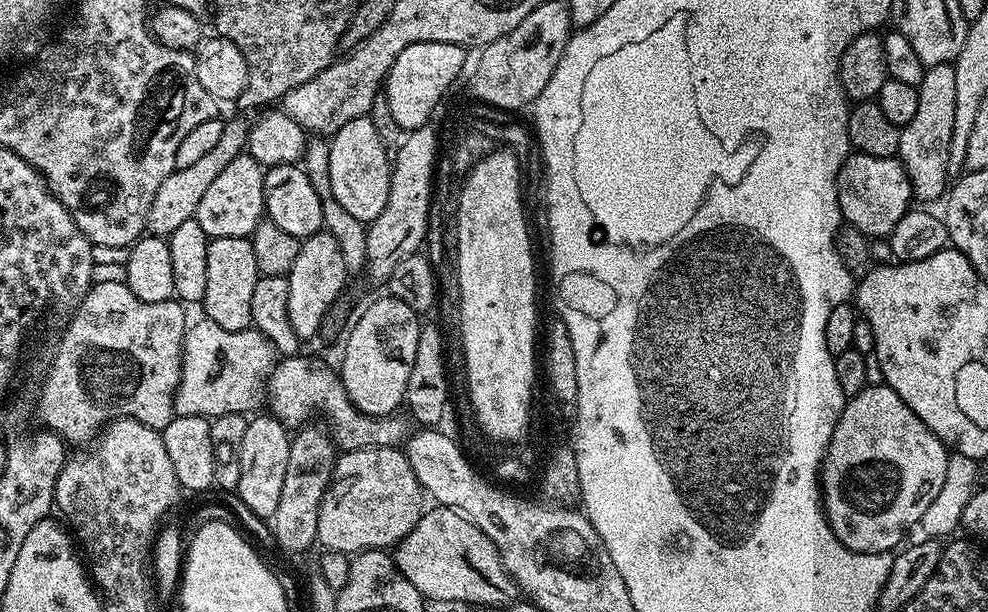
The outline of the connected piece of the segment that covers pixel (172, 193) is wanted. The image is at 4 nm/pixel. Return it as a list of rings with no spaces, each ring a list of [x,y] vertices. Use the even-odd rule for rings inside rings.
[[[236,116],[231,121],[225,123],[222,130],[222,138],[218,138],[218,143],[198,162],[190,166],[173,168],[172,173],[165,178],[162,186],[158,186],[158,194],[154,194],[154,202],[148,211],[147,231],[154,236],[168,237],[174,230],[178,230],[178,225],[187,220],[193,219],[198,210],[198,202],[202,202],[206,195],[206,189],[214,183],[214,178],[226,170],[229,162],[234,162],[248,147],[249,121]]]

